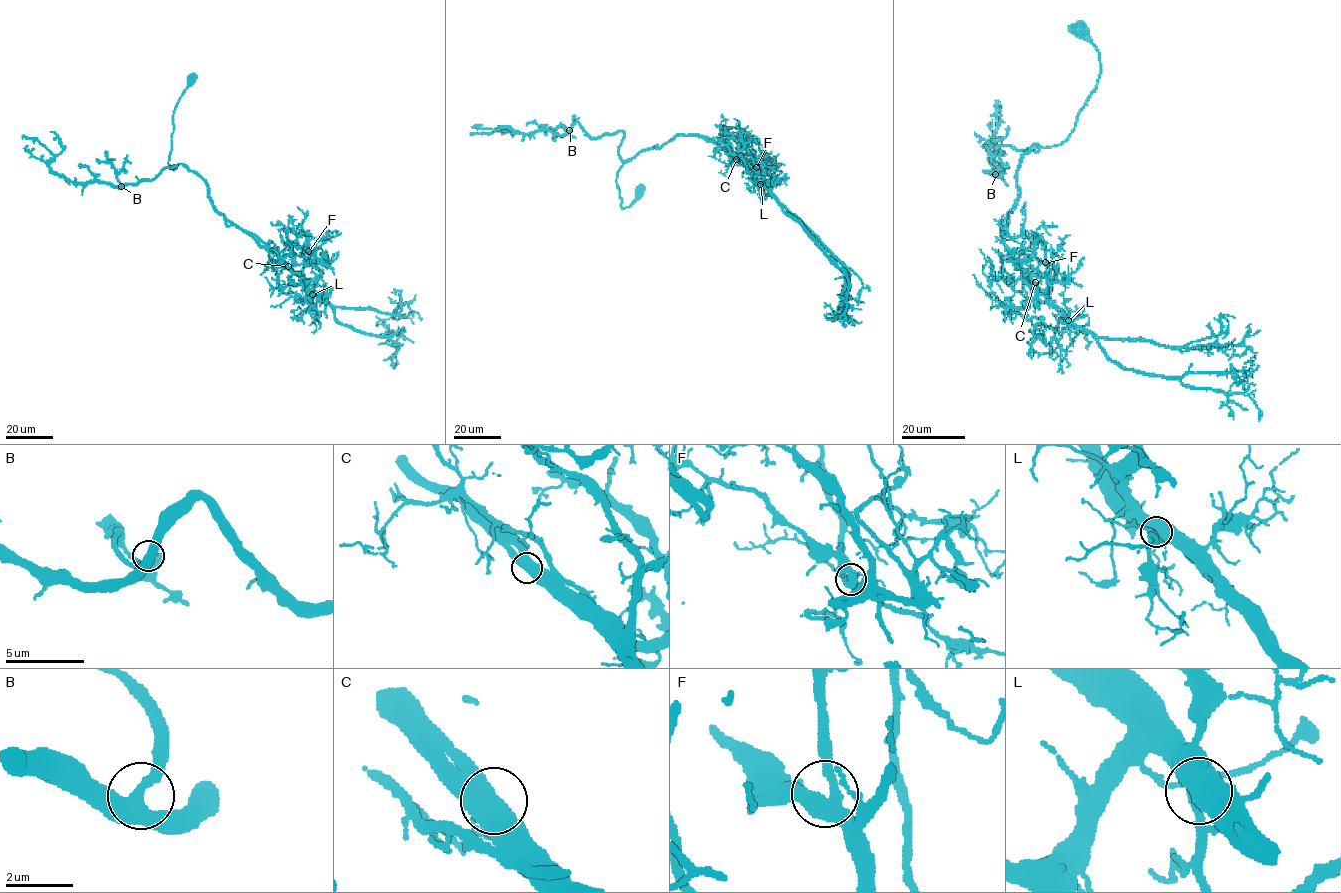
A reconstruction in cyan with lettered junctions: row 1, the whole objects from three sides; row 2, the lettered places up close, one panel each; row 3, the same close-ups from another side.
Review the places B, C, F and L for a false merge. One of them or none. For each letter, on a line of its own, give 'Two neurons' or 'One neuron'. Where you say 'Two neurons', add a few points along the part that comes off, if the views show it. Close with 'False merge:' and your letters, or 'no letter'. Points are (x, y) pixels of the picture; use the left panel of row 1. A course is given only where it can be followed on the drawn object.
B: One neuron
C: One neuron
F: One neuron
L: One neuron
False merge: no letter

